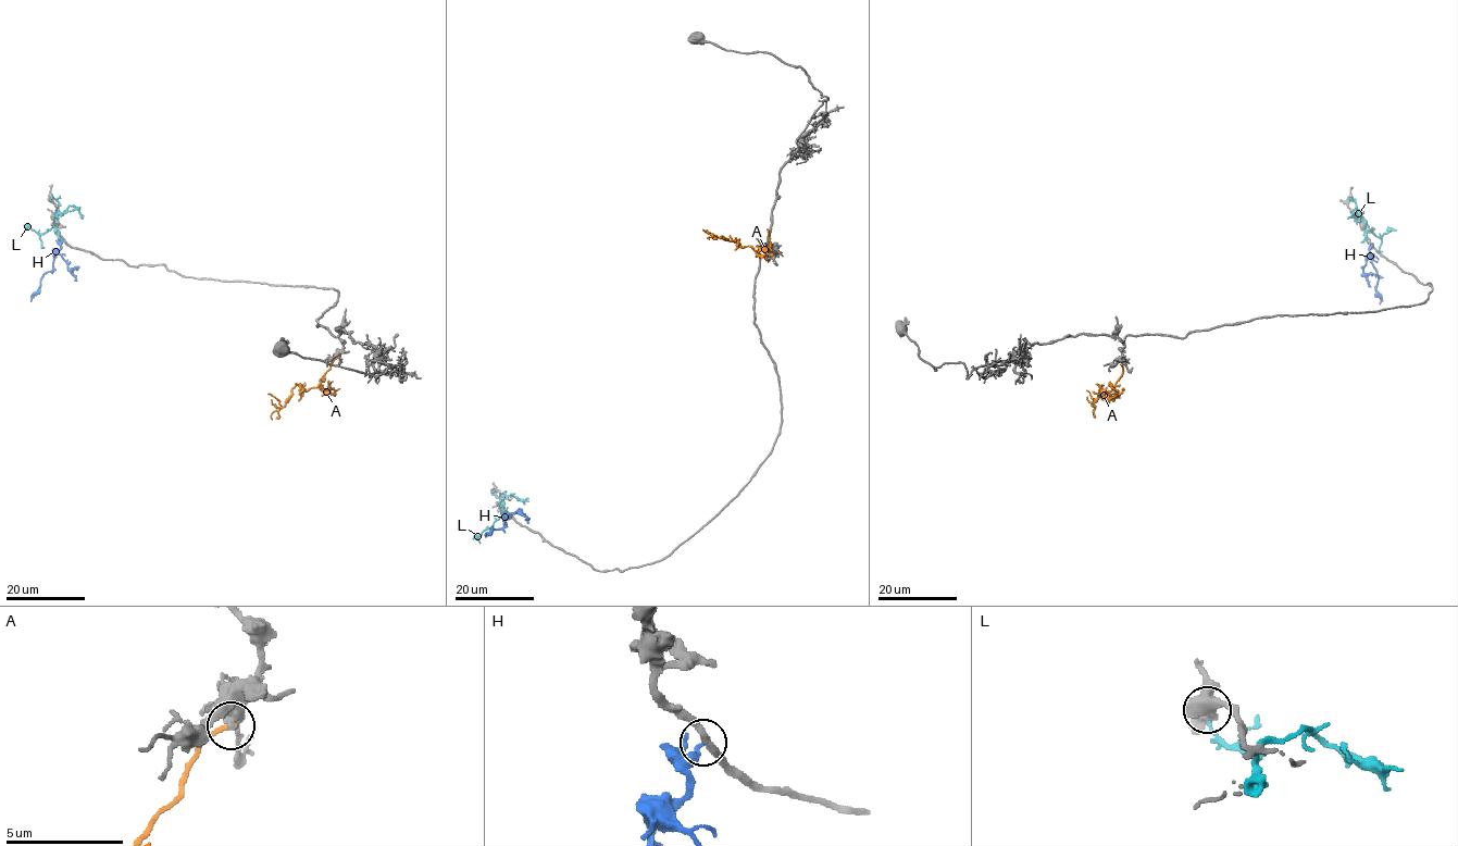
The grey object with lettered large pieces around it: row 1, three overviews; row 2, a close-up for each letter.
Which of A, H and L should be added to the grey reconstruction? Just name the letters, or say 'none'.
none

